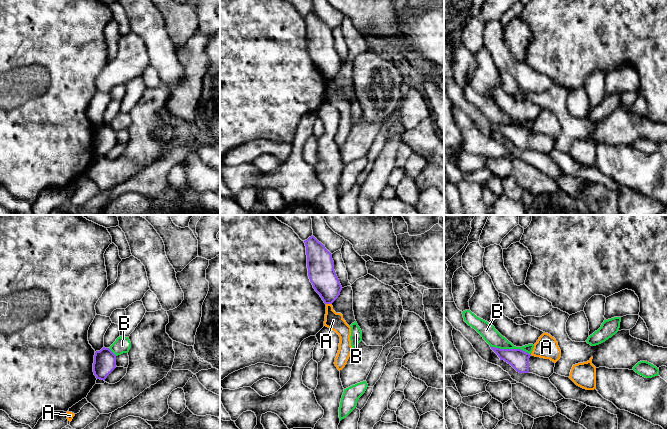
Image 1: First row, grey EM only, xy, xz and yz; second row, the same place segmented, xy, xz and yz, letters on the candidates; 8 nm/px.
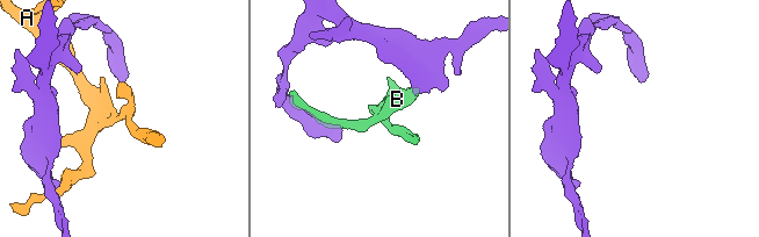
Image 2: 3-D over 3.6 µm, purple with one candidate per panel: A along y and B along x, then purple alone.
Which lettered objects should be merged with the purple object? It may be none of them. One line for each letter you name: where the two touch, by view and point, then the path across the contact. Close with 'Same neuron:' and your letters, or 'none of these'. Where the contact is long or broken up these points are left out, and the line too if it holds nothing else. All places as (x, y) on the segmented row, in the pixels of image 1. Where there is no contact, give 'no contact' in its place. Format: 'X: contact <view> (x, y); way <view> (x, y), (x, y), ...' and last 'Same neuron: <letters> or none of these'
Same neuron: none of these

